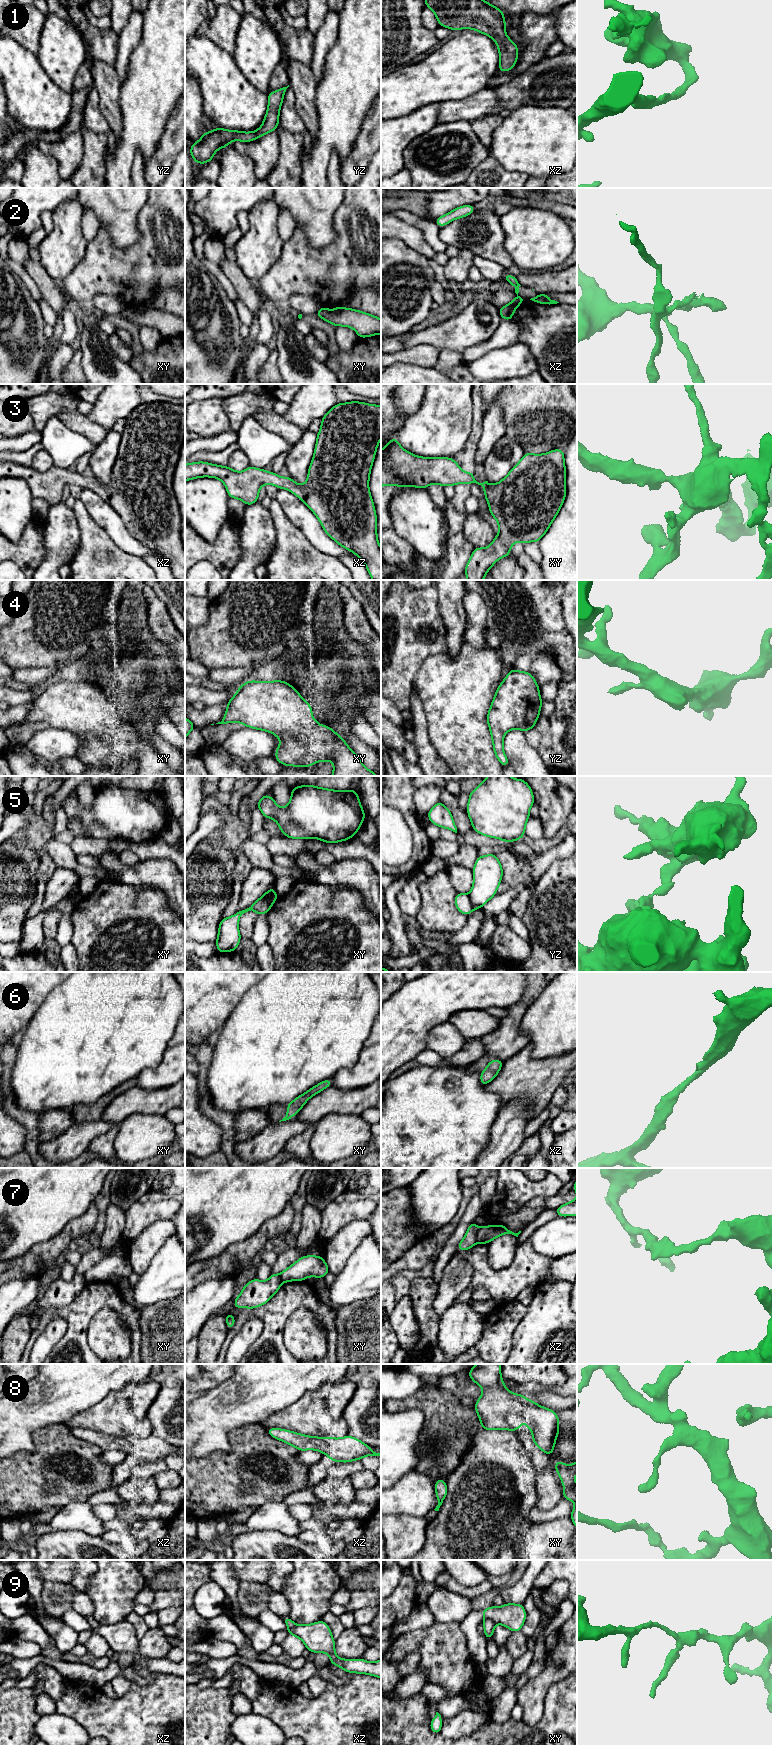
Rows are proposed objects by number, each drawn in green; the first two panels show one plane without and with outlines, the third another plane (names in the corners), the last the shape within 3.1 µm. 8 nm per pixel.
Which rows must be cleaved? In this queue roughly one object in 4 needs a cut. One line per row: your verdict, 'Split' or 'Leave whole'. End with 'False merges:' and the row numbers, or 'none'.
1: Leave whole
2: Split
3: Leave whole
4: Leave whole
5: Split
6: Leave whole
7: Split
8: Leave whole
9: Split
False merges: 2, 5, 7, 9

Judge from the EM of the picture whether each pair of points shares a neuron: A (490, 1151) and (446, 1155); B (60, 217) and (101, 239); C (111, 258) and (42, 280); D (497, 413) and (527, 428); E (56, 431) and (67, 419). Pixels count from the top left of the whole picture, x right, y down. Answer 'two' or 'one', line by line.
A: two
B: two
C: two
D: two
E: two

